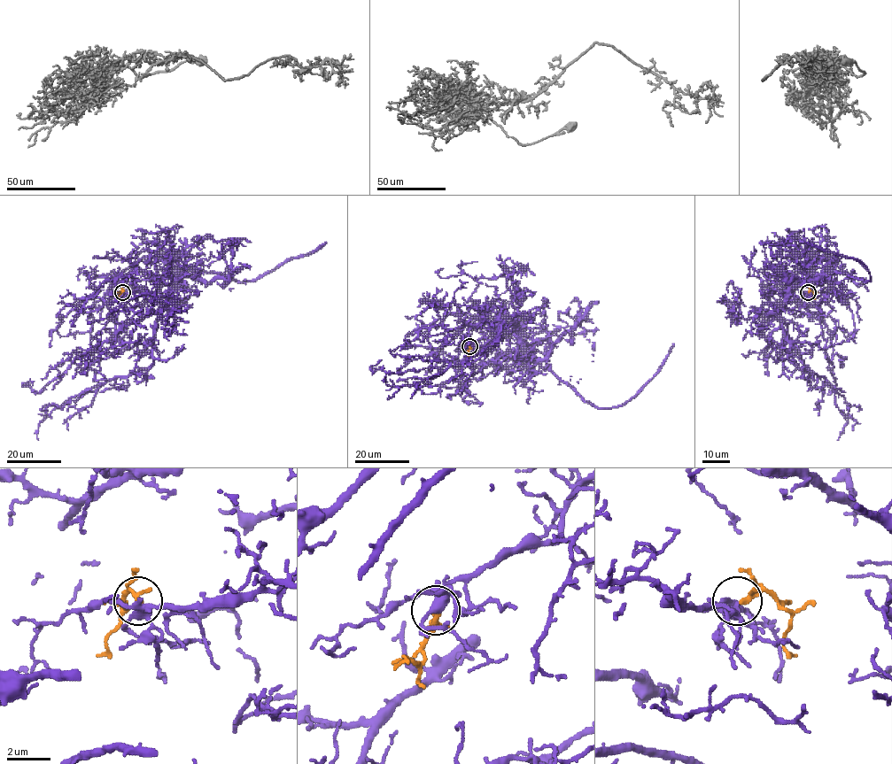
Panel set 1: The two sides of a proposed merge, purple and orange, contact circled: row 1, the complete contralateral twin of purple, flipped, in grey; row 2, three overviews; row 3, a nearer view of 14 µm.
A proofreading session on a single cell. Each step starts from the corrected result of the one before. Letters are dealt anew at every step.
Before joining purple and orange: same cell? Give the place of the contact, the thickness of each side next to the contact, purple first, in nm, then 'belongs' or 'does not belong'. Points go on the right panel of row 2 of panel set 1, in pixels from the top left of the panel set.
place (808, 292); calibres 280 and 240 nm; belongs

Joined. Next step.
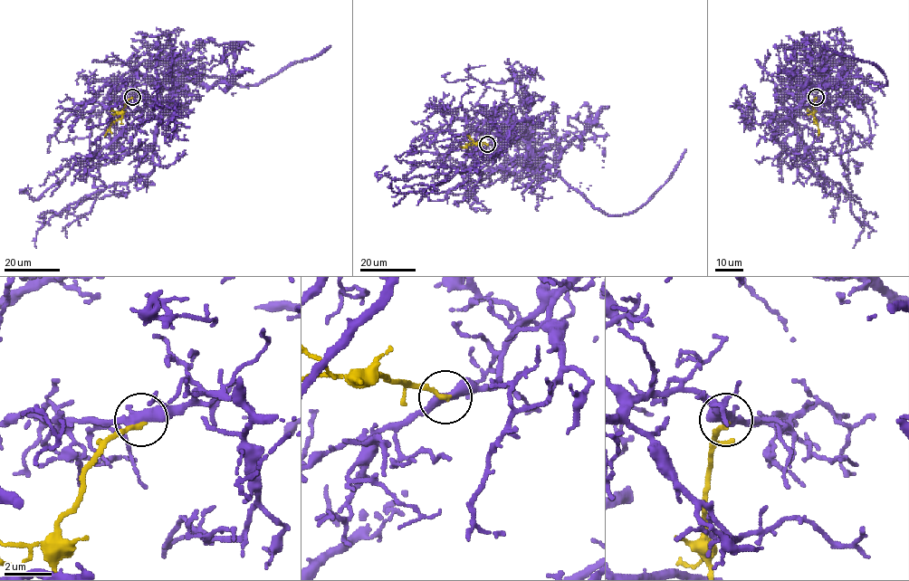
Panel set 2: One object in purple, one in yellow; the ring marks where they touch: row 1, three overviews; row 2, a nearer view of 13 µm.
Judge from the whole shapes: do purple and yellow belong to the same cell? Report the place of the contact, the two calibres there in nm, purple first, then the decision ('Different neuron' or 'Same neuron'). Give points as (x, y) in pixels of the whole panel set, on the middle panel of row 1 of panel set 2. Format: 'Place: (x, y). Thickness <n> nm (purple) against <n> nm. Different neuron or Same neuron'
Place: (487, 144). Thickness 420 nm (purple) against 200 nm. Different neuron

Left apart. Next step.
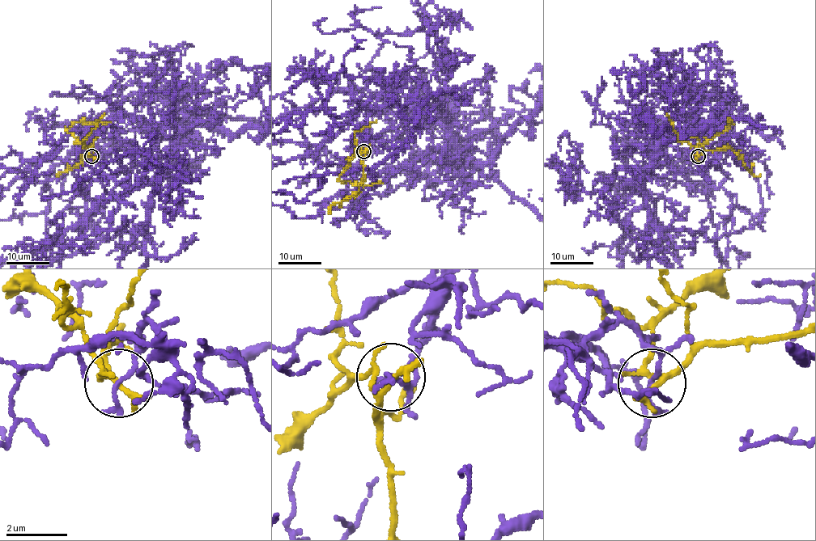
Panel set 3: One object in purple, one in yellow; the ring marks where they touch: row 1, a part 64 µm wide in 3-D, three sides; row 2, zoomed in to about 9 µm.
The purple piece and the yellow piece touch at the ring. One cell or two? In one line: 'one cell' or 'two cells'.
two cells

